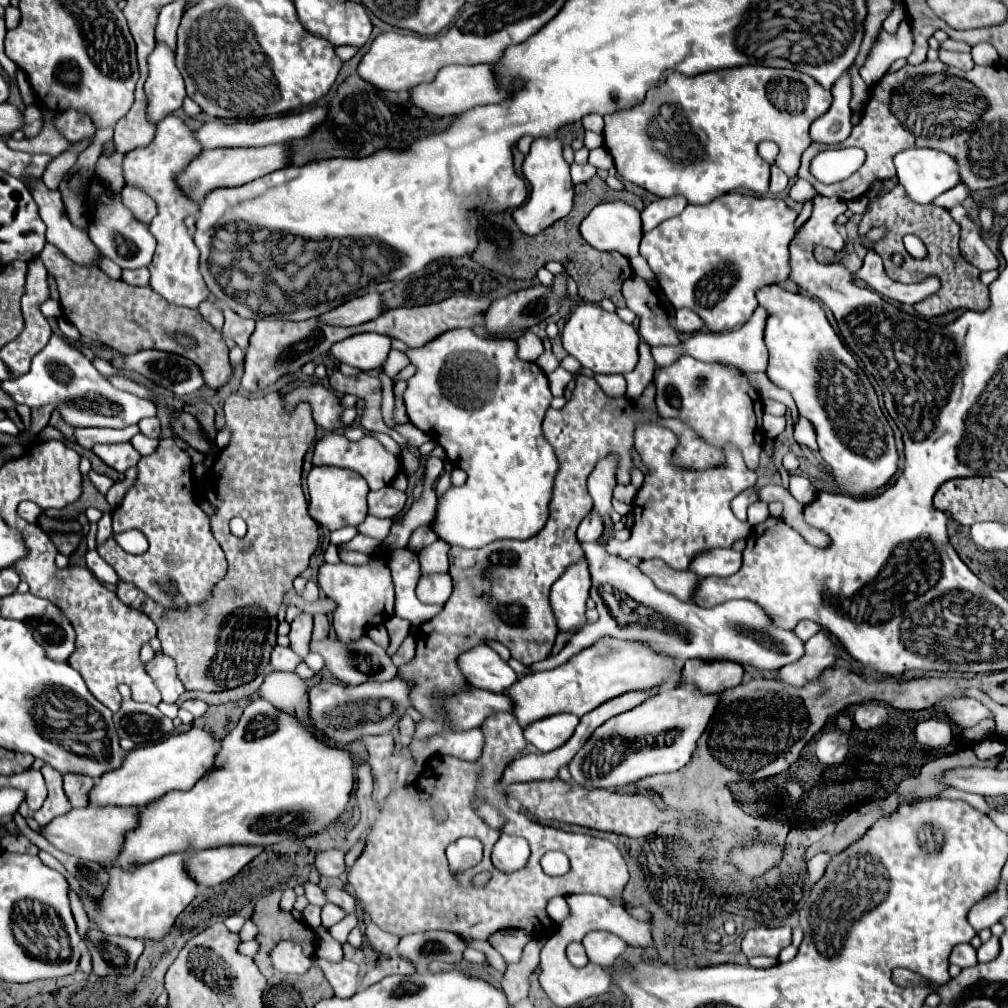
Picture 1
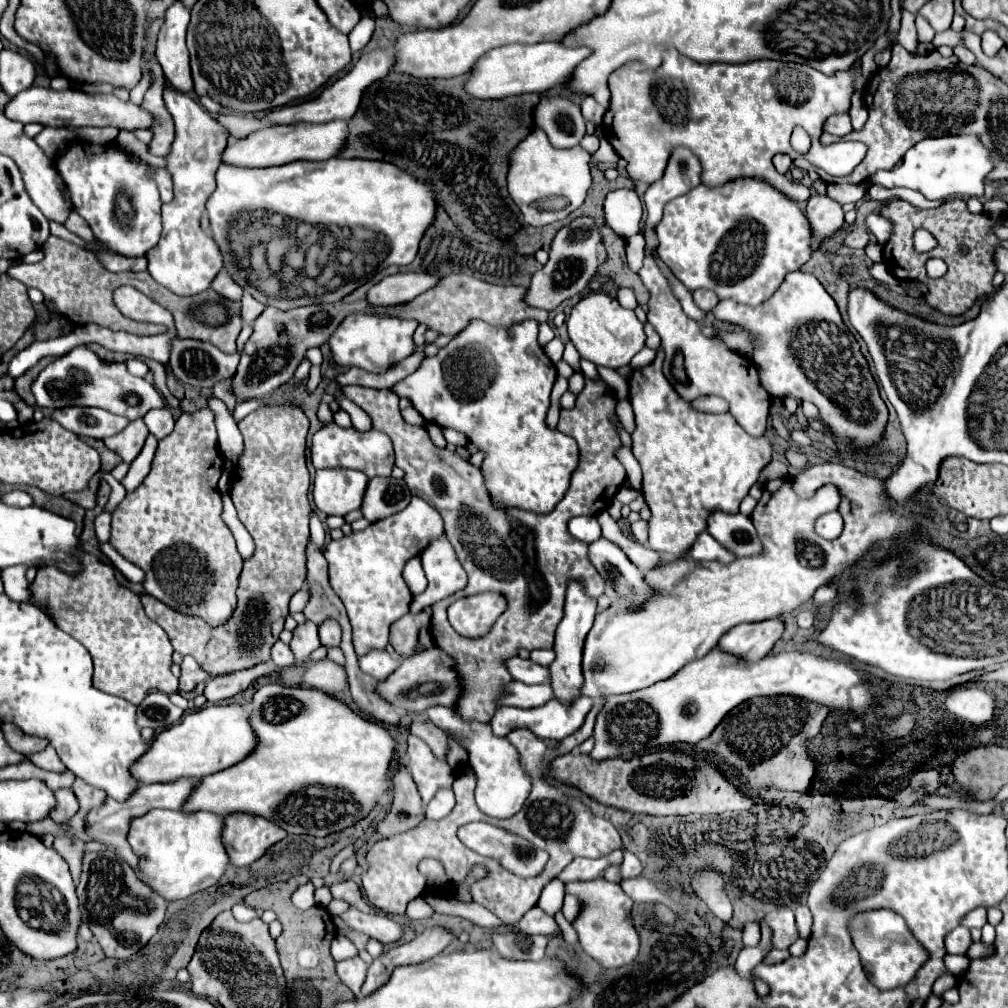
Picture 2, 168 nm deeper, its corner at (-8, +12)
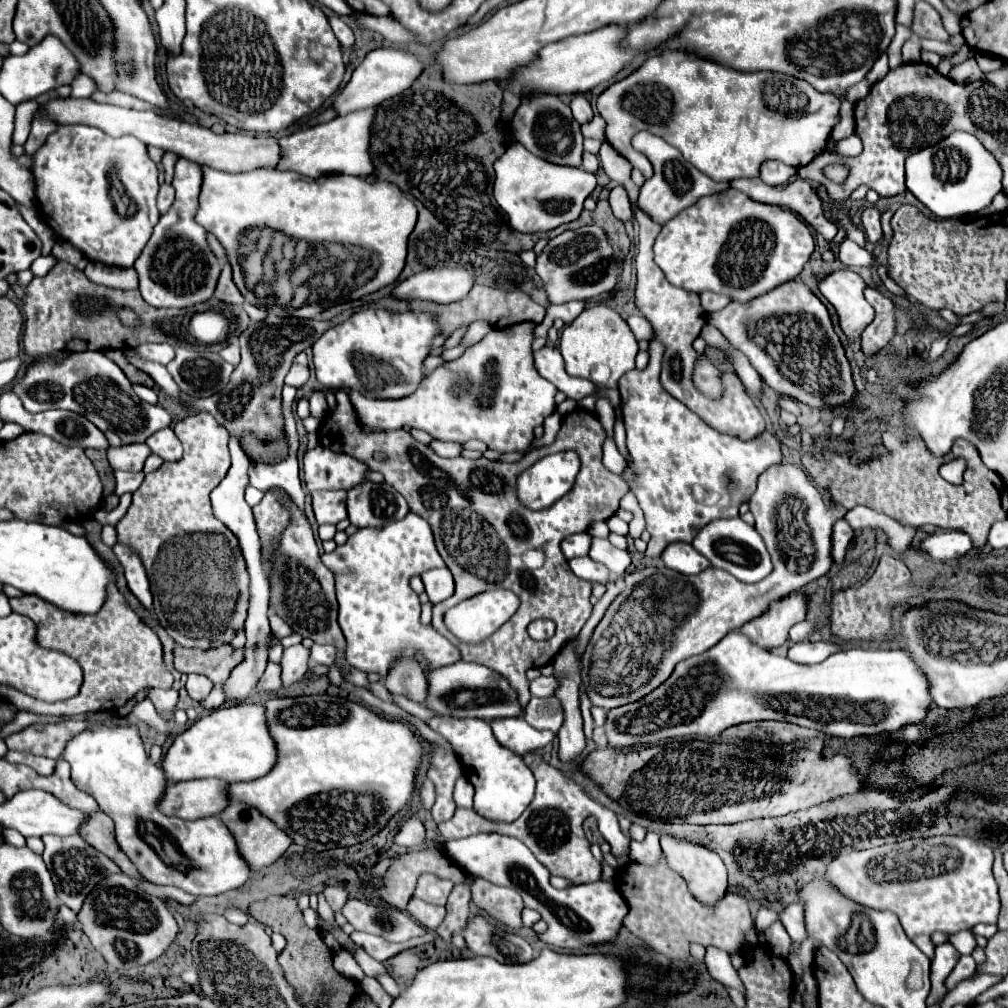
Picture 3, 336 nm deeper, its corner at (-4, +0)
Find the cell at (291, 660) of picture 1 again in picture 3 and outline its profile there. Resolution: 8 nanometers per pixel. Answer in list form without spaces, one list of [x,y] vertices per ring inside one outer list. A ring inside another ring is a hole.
[[[268,663],[262,679],[258,681],[254,693],[258,691],[276,691],[280,689],[280,665],[278,663]]]

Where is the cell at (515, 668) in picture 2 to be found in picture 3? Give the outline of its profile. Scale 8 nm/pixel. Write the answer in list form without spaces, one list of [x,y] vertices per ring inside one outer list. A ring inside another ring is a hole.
[[[538,677],[534,681],[530,681],[530,691],[536,697],[552,697],[558,689],[558,681],[554,677]]]

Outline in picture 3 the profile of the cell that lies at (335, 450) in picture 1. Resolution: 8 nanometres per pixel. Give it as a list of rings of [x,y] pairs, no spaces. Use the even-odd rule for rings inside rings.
[[[318,445],[304,455],[304,481],[306,489],[312,491],[332,491],[332,489],[352,489],[364,479],[368,467],[348,457],[344,453],[334,453]]]

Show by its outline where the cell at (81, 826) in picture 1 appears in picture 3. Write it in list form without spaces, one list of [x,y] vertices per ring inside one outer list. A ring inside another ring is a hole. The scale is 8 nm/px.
[[[192,779],[168,785],[160,801],[160,809],[166,815],[180,819],[202,819],[222,813],[228,807],[228,785],[220,779]]]

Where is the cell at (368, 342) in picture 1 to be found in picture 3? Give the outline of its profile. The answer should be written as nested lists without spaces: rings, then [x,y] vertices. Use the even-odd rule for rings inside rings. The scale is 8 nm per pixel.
[[[382,307],[358,311],[312,345],[316,379],[330,391],[354,389],[370,399],[408,397],[424,379],[424,359],[434,335],[438,335],[438,321],[430,311],[394,313]]]

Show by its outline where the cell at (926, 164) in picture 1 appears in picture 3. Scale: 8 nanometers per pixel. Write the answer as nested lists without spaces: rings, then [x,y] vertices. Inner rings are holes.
[[[956,131],[934,147],[926,147],[906,159],[906,187],[936,217],[956,219],[974,215],[992,203],[994,195],[1002,191],[1002,169],[996,157],[972,133]]]

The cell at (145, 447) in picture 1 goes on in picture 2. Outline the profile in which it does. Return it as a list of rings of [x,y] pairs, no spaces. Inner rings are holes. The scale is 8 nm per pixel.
[[[148,435],[144,449],[140,451],[140,455],[130,464],[126,477],[120,481],[128,493],[130,493],[130,491],[136,491],[138,485],[144,481],[144,477],[150,473],[156,445],[158,445],[158,439],[156,439],[154,435]]]

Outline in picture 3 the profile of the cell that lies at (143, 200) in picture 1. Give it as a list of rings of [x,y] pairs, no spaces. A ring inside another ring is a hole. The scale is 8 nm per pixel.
[[[164,183],[160,187],[160,193],[158,193],[158,209],[160,209],[160,213],[166,213],[168,207],[172,205],[172,201],[174,201],[174,187]]]

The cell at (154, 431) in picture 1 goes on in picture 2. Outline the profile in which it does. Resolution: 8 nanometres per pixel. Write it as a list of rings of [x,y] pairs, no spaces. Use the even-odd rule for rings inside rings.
[[[168,407],[148,411],[146,417],[144,417],[144,423],[150,429],[150,433],[156,435],[158,439],[164,439],[174,429],[174,417],[172,417],[172,413],[170,413]]]

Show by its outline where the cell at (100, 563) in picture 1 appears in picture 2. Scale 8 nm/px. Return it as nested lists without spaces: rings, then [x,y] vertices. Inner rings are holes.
[[[102,543],[102,545],[100,545],[100,551],[112,561],[112,565],[114,565],[128,581],[132,581],[132,583],[142,583],[142,579],[144,579],[142,569],[138,569],[136,565],[132,565],[130,561],[126,561],[122,555],[118,555],[116,549],[112,549],[110,543]]]

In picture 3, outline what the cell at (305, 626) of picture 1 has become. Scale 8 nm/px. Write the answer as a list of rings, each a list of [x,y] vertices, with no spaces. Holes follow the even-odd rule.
[[[294,645],[294,647],[284,649],[284,655],[280,659],[282,687],[290,687],[292,683],[300,681],[306,675],[308,657],[310,657],[310,651],[304,645]]]

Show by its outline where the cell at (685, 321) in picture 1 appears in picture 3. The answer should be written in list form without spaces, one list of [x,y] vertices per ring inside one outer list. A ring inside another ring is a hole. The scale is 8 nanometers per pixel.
[[[704,291],[702,295],[702,307],[712,313],[712,311],[720,311],[730,303],[730,297],[724,293],[712,293],[712,291]]]

